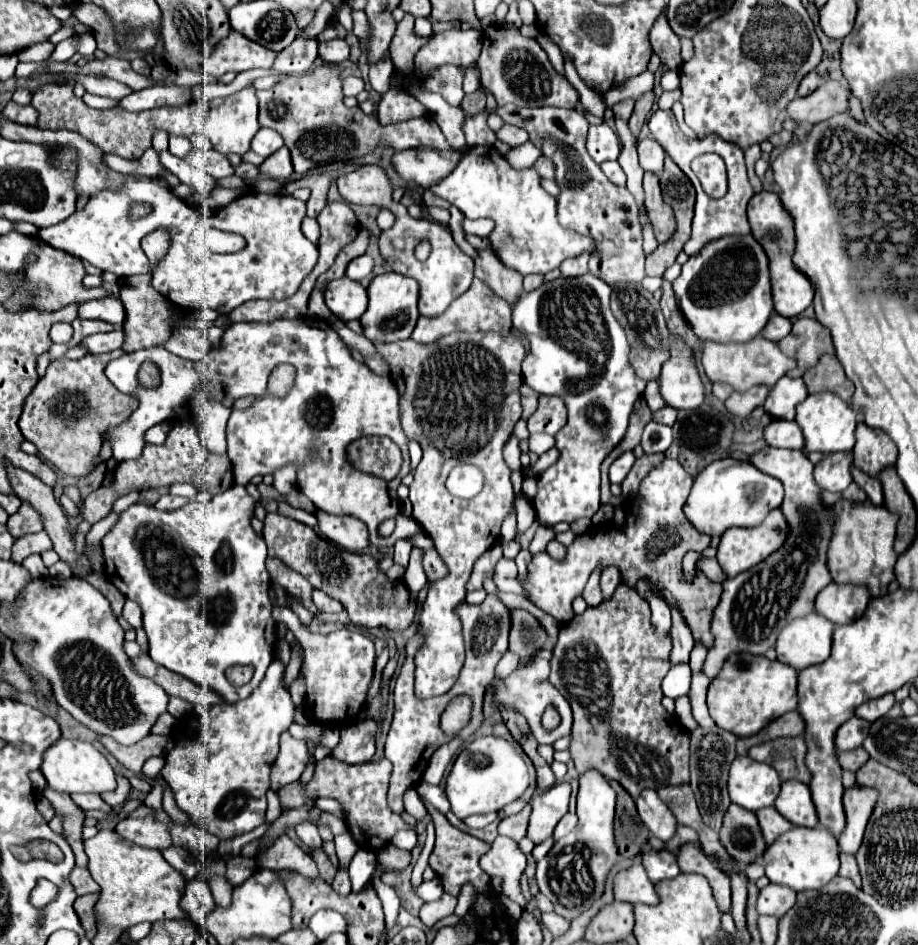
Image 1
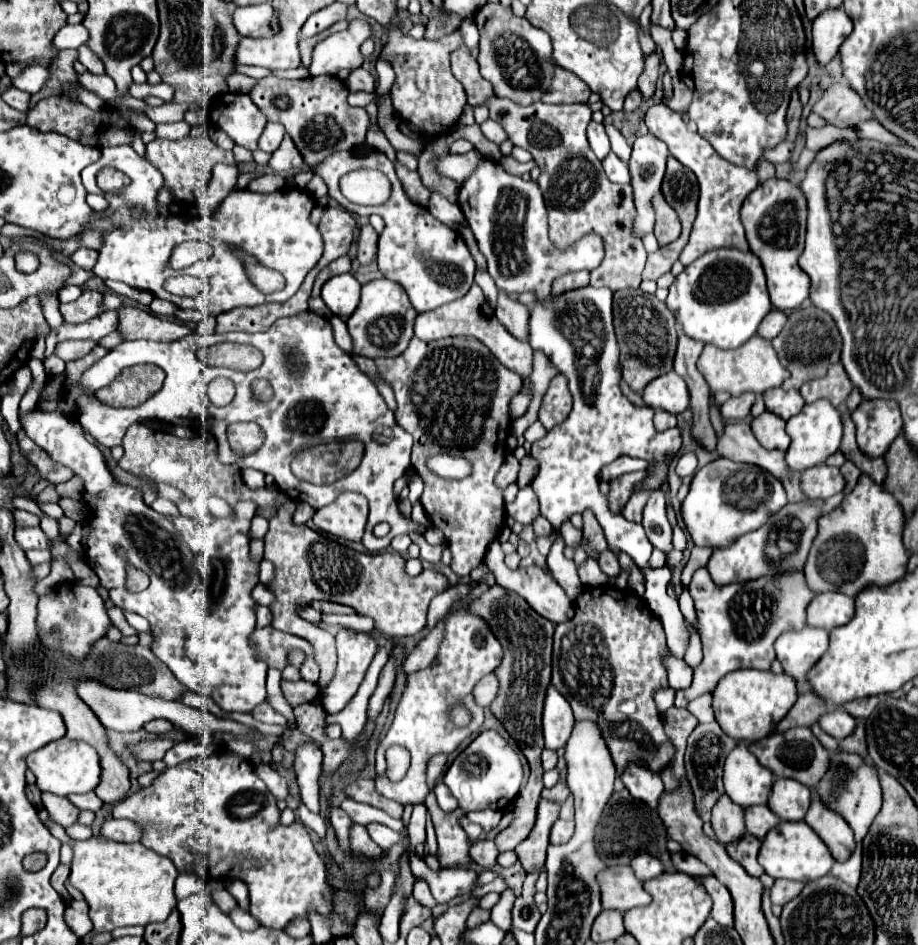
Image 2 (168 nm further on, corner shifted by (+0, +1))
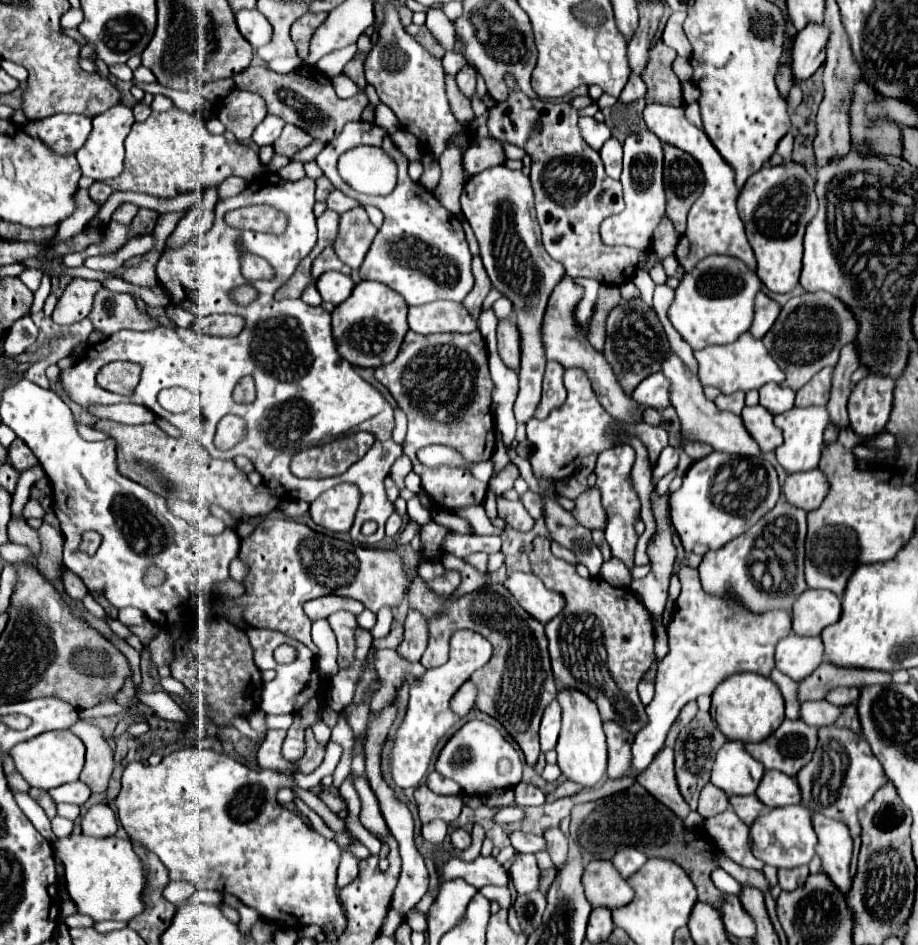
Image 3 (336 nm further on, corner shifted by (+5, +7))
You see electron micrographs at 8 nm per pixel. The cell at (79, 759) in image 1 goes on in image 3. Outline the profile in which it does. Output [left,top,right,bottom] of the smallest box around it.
[10,731,84,791]

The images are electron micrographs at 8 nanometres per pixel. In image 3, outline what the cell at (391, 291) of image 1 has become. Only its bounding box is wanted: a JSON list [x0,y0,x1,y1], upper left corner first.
[332,281,408,367]

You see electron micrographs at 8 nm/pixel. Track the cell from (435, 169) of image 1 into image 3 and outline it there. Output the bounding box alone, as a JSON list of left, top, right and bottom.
[462,137,504,175]

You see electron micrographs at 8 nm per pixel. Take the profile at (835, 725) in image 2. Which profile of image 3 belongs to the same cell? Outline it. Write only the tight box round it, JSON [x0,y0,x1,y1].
[800,701,840,727]

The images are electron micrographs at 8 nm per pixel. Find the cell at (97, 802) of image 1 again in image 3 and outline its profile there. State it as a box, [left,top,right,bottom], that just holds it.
[48,781,90,805]

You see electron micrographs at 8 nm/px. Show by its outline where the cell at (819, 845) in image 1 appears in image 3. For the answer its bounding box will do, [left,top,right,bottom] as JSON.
[750,805,818,869]

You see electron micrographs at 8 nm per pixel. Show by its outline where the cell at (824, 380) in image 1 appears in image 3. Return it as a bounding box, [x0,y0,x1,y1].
[796,367,834,405]

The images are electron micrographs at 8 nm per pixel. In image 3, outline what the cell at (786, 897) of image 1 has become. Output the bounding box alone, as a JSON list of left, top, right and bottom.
[778,867,808,891]

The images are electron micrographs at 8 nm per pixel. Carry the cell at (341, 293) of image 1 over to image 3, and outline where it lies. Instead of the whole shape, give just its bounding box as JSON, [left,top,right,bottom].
[316,271,354,305]

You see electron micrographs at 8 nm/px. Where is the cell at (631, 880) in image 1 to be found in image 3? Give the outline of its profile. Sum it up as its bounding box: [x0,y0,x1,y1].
[582,861,634,909]

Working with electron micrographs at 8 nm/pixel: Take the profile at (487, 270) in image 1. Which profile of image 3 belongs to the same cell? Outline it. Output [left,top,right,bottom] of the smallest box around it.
[498,319,520,369]

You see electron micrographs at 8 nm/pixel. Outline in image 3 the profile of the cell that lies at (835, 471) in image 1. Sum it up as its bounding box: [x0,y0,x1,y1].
[784,469,830,511]

